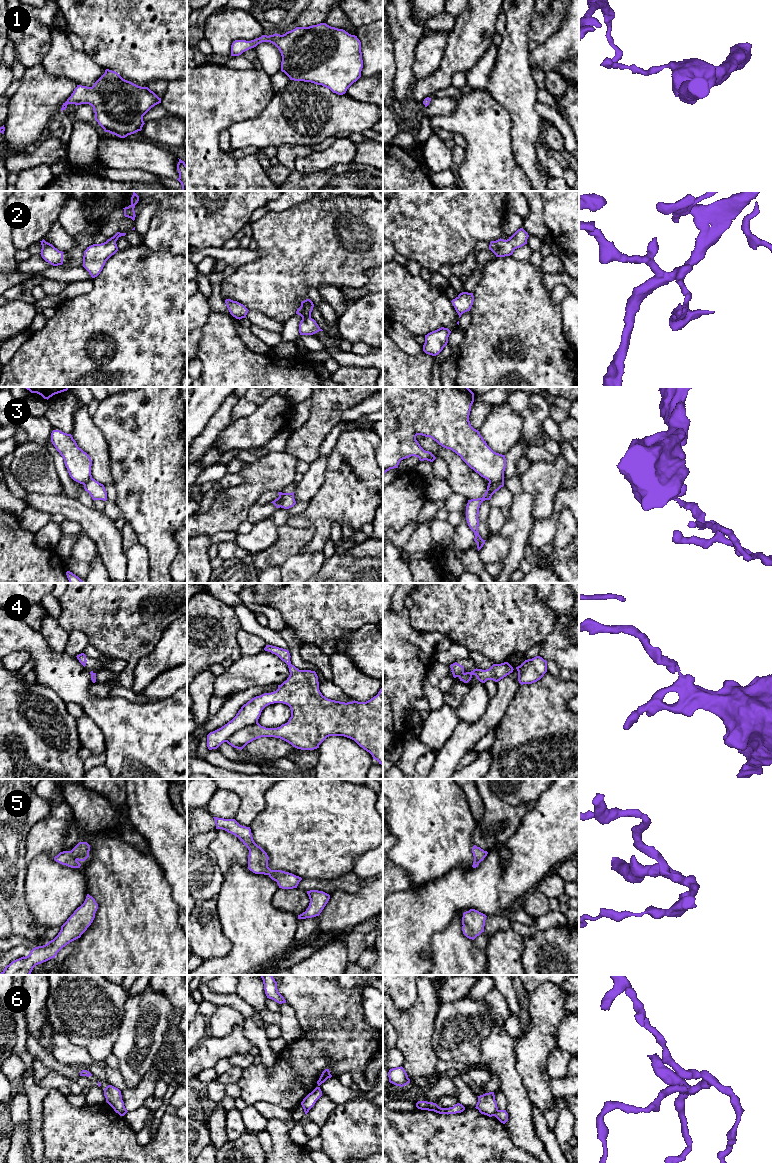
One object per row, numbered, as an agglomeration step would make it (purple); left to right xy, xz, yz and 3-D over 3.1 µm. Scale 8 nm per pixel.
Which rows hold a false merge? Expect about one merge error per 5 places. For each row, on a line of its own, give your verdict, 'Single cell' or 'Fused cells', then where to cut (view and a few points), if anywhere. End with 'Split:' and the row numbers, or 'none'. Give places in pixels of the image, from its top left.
1: Single cell. No split
2: Single cell. No split
3: Fused cells. Split along yz (503, 480), (489, 482)
4: Single cell. No split
5: Single cell. No split
6: Fused cells. Split along yz (498, 1110), (493, 1115)
Split: 3, 6

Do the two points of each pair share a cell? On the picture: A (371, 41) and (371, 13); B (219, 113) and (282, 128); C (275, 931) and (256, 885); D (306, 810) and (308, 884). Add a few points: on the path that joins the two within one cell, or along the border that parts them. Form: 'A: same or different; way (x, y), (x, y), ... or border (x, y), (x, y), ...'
A: different; border (372, 22), (357, 28)
B: different; border (266, 106), (255, 116), (235, 121), (227, 128)
C: same; way (264, 920), (256, 912), (256, 896)
D: different; border (302, 878), (331, 879)

